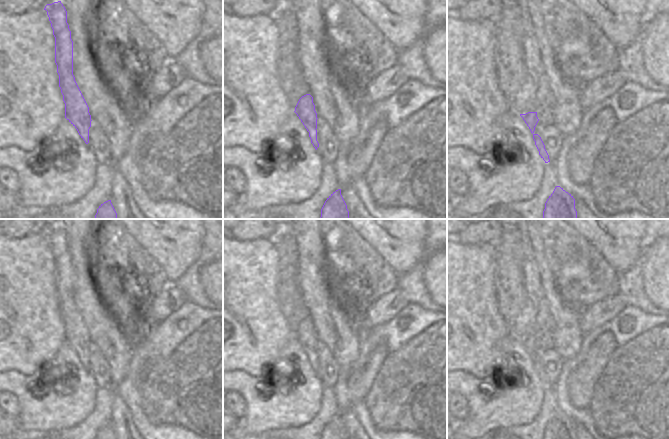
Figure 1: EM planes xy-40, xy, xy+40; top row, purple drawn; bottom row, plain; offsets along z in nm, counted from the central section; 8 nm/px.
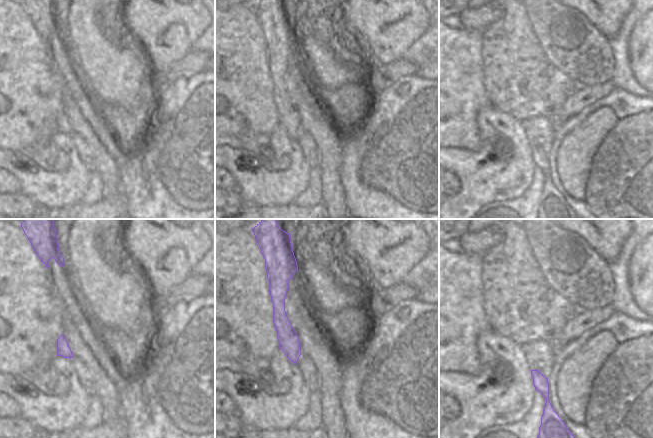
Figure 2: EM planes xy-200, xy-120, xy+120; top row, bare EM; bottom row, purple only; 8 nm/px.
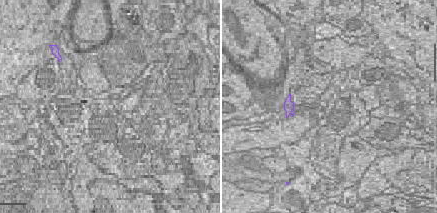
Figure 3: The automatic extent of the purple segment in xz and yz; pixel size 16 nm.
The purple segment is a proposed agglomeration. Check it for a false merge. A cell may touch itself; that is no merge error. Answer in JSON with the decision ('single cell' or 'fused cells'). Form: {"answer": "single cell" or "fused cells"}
{"answer": "single cell"}

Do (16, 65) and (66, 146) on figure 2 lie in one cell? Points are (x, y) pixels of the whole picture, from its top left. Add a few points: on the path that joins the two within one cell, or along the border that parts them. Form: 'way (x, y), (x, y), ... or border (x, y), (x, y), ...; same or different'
border (56, 131), (53, 135), (53, 144), (67, 153); different

